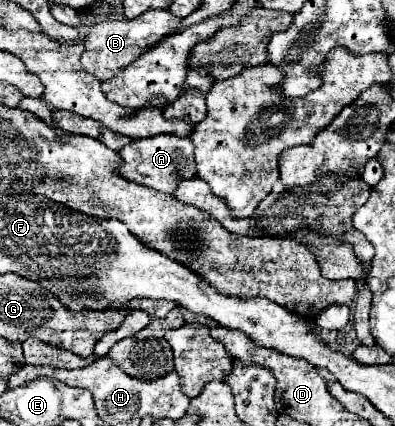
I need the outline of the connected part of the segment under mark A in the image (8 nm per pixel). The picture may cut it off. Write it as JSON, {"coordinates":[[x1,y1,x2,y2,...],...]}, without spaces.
{"coordinates":[[157,134,143,140,133,140,125,150,119,150,123,158,121,174,125,180,133,180,141,186,153,188,157,192,173,192,177,188,177,180,189,180,197,176,197,166,193,160,193,142,191,138,181,138,175,134]]}

